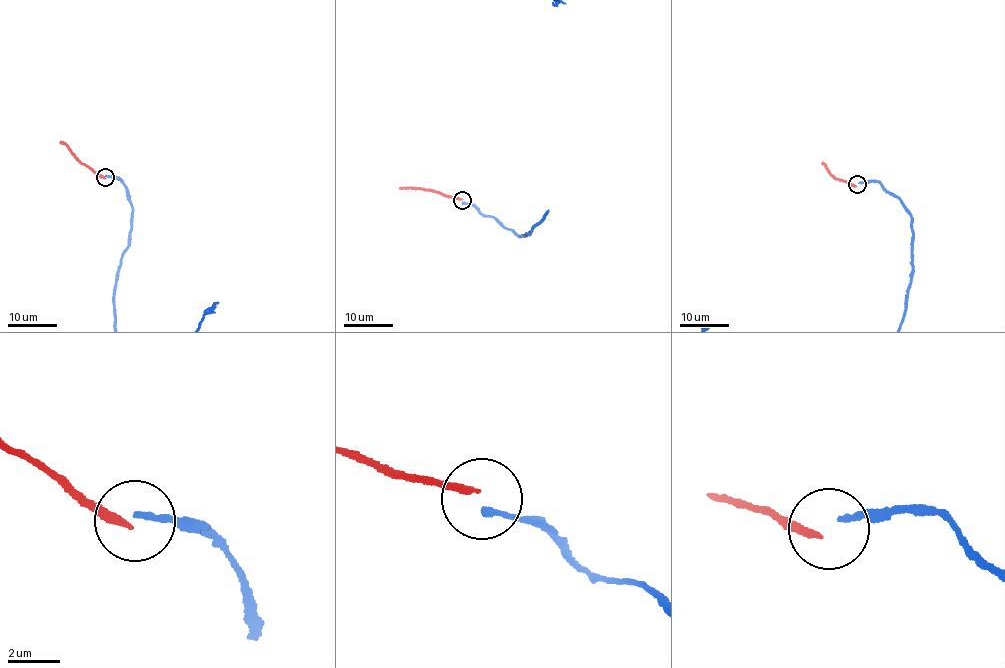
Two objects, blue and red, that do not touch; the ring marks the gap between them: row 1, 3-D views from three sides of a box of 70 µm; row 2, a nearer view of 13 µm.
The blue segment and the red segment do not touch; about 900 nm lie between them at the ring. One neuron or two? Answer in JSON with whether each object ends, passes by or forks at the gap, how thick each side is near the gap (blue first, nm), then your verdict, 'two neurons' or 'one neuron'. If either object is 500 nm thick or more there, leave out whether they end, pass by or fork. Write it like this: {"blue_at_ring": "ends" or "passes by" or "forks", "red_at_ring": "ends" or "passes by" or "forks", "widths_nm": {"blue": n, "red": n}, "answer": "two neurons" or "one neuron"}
{"blue_at_ring": "ends", "red_at_ring": "ends", "widths_nm": {"blue": 220, "red": 240}, "answer": "two neurons"}

